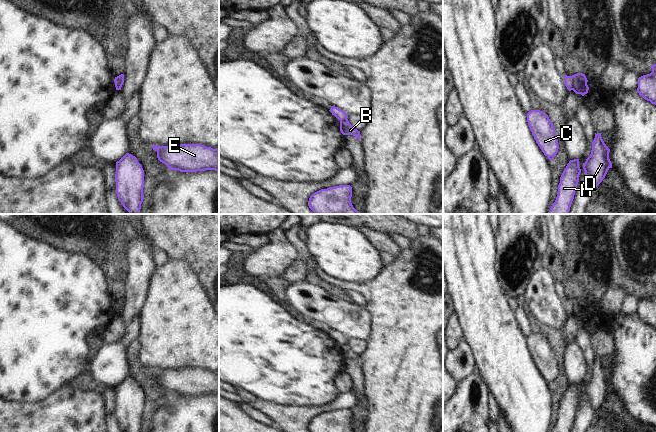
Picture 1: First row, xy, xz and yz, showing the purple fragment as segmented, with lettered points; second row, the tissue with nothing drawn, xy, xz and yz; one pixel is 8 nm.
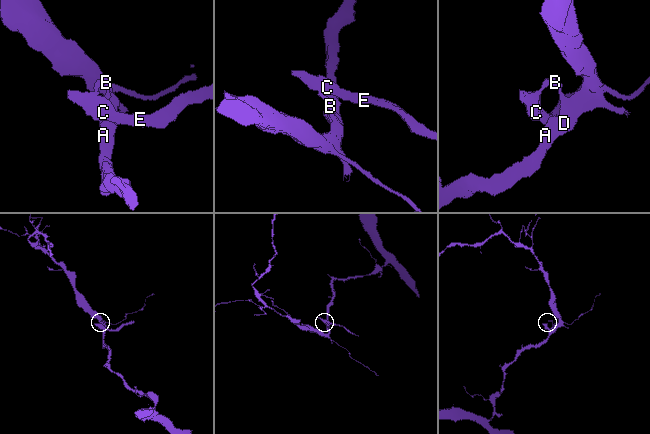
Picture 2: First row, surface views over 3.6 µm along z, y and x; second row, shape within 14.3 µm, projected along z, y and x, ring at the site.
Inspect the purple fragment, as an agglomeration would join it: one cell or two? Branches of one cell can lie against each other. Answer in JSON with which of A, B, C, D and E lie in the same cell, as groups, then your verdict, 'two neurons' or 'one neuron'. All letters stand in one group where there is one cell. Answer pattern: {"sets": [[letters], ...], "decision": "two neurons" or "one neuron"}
{"sets": [["A", "B", "D"], ["C", "E"]], "decision": "two neurons"}

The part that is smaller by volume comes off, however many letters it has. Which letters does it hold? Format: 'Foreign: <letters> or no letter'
Foreign: C, E

